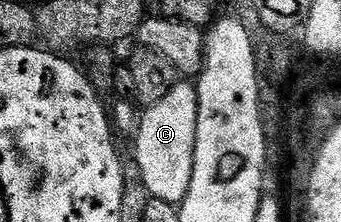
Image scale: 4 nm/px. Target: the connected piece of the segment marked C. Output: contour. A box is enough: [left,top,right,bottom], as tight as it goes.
[134,82,198,206]

